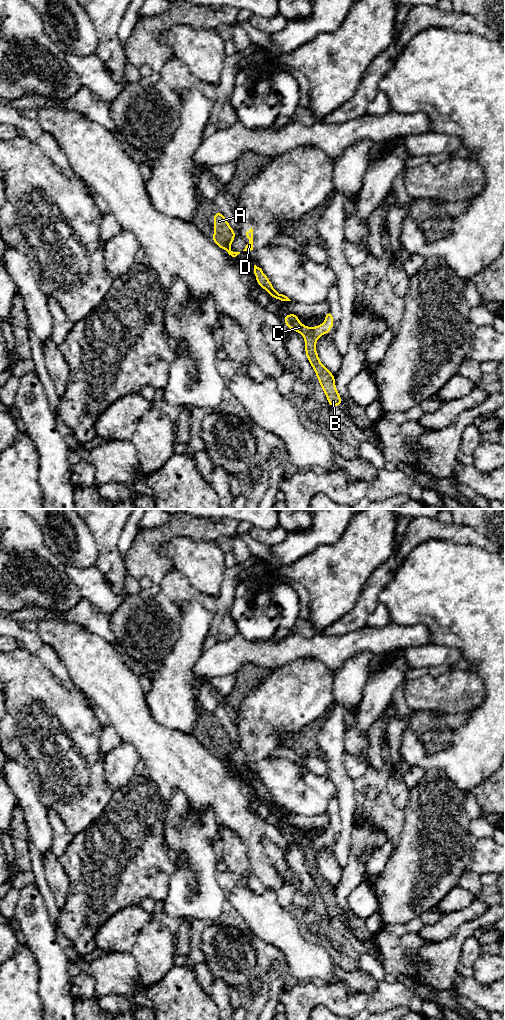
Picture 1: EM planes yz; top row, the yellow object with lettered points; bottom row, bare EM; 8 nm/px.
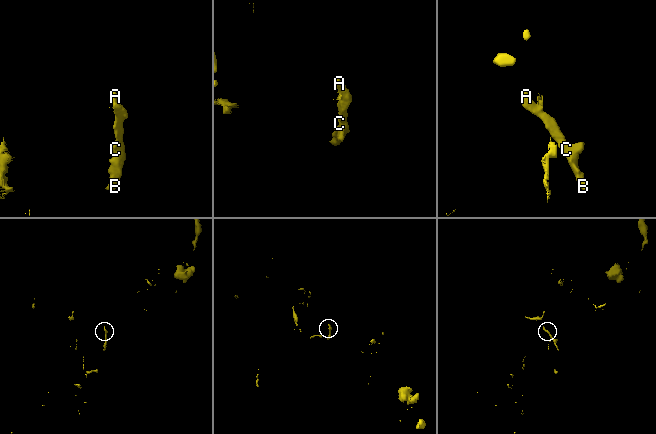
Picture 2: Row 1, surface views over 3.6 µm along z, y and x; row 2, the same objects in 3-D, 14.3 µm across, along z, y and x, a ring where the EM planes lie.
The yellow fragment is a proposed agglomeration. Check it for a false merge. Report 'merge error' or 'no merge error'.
merge error

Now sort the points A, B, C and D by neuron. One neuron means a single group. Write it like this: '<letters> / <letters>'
A B C / D

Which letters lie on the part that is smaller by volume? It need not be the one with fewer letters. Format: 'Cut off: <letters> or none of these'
Cut off: A, B, C

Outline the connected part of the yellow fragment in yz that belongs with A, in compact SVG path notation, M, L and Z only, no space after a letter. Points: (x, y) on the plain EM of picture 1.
M216 723L213 728L214 733L214 747L211 749L213 754L225 762L231 758L231 755L236 749L236 744L230 739L228 733L220 723Z

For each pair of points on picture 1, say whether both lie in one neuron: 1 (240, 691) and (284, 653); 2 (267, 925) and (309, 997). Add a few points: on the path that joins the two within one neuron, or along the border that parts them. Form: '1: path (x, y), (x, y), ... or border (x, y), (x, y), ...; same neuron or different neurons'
1: border (243, 665), (254, 663), (273, 670); different neurons
2: border (307, 980), (300, 982); different neurons

